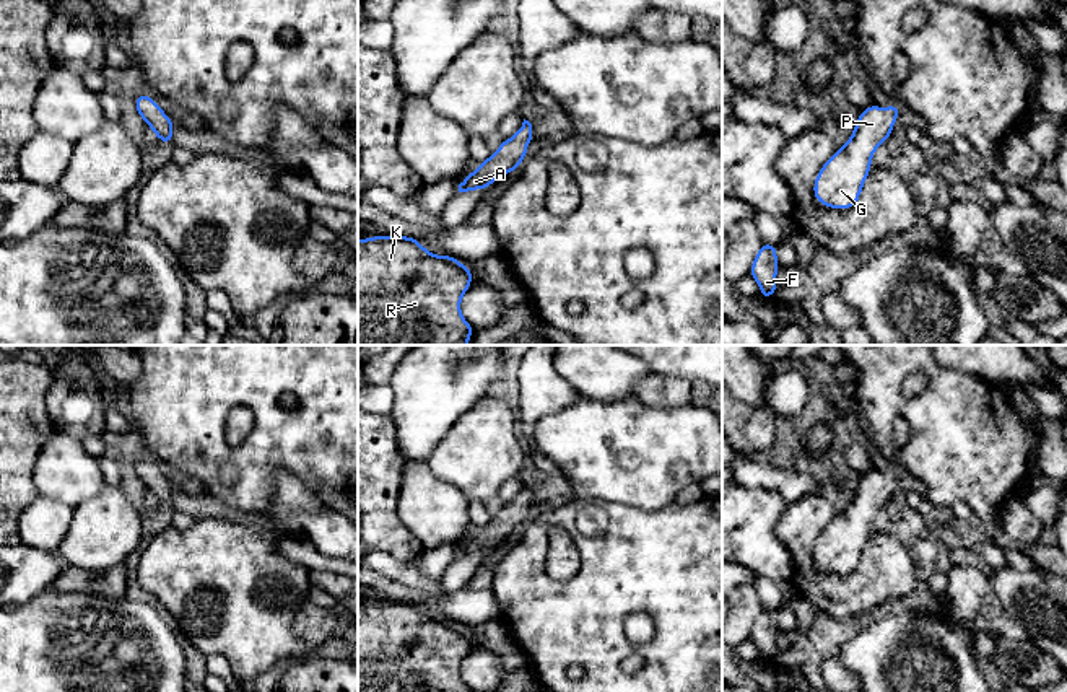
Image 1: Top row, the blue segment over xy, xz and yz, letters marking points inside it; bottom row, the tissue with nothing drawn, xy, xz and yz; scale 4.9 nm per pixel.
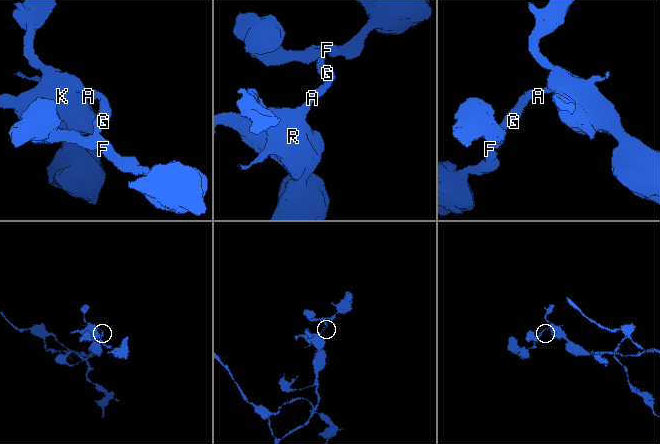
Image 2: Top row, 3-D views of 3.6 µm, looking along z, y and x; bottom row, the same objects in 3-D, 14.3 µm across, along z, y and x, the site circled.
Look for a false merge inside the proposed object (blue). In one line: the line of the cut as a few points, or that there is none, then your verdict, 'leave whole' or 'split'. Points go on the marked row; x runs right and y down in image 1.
cut none; leave whole

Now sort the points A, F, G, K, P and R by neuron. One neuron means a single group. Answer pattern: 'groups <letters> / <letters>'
groups A F G K P R

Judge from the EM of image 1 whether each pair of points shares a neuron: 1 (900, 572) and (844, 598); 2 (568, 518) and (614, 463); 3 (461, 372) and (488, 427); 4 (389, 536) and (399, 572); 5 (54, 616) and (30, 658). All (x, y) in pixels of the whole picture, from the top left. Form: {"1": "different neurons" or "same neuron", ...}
{"1": "same neuron", "2": "different neurons", "3": "different neurons", "4": "different neurons", "5": "same neuron"}

